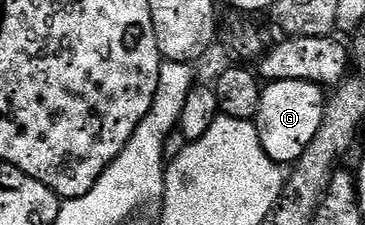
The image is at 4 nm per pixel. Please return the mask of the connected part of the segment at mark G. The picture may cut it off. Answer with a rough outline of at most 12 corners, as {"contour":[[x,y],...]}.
{"contour":[[278,81],[261,90],[262,149],[291,165],[322,125],[325,88]]}

